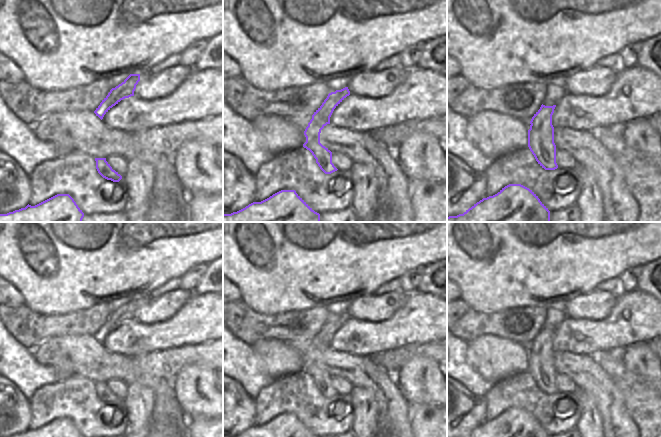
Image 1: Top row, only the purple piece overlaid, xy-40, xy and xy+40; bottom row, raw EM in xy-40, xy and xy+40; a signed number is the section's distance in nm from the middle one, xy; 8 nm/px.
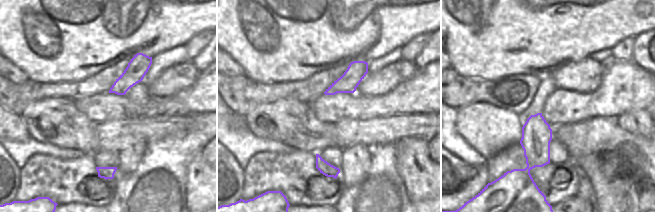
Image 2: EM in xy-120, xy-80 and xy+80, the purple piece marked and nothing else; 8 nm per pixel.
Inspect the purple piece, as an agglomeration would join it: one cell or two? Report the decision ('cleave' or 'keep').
cleave

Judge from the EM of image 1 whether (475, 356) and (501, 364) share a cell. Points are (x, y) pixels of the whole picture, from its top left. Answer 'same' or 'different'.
same

